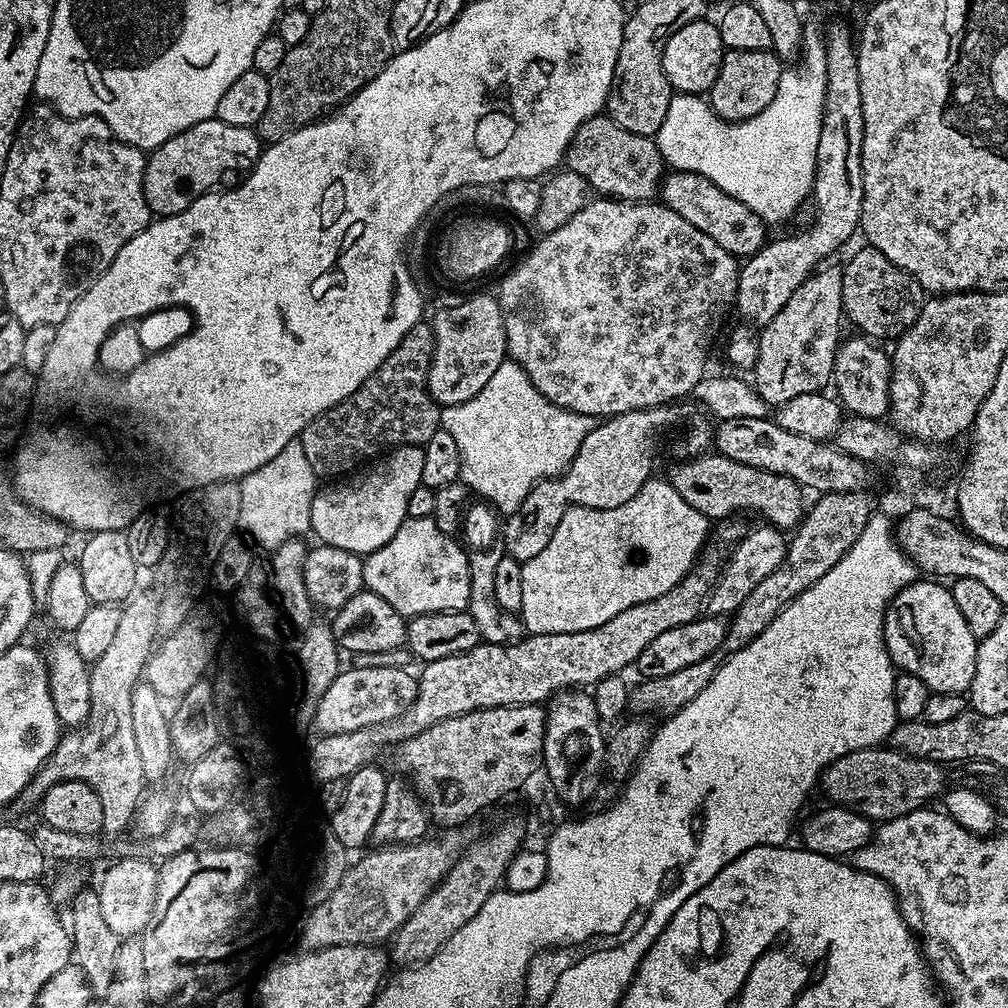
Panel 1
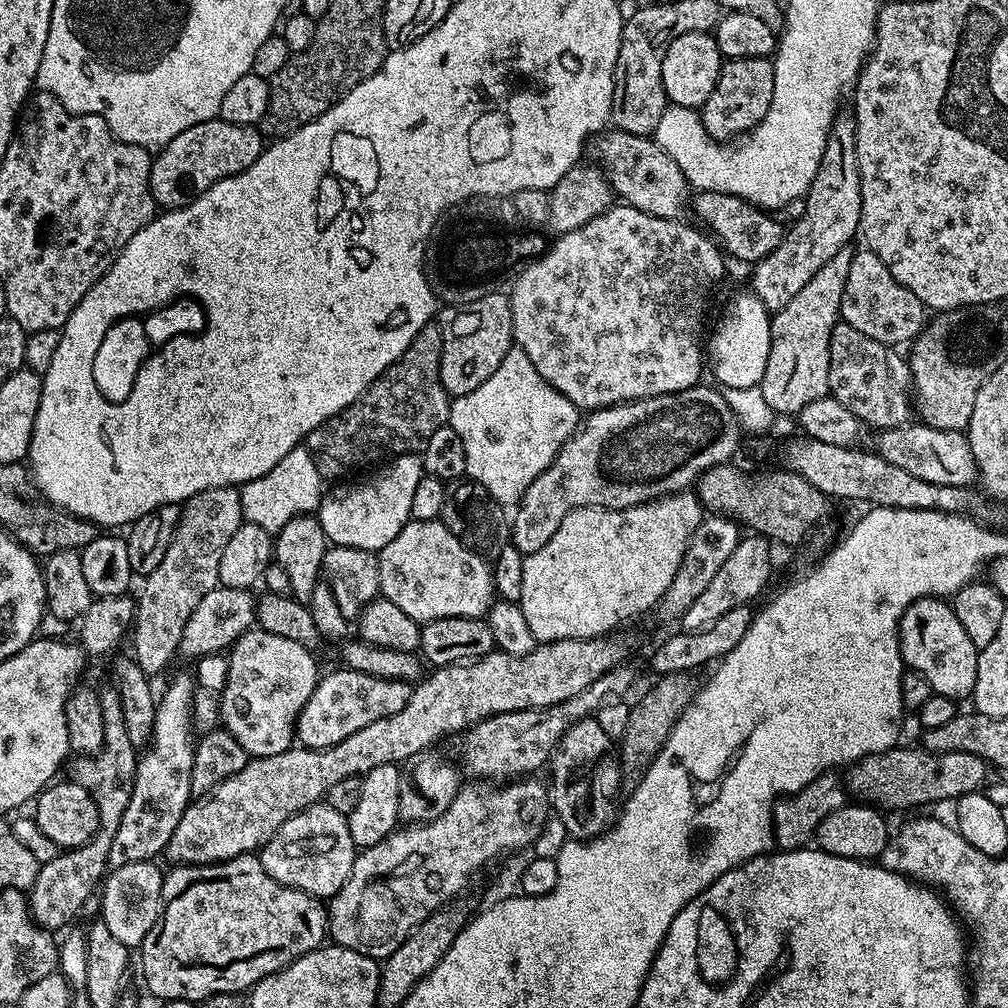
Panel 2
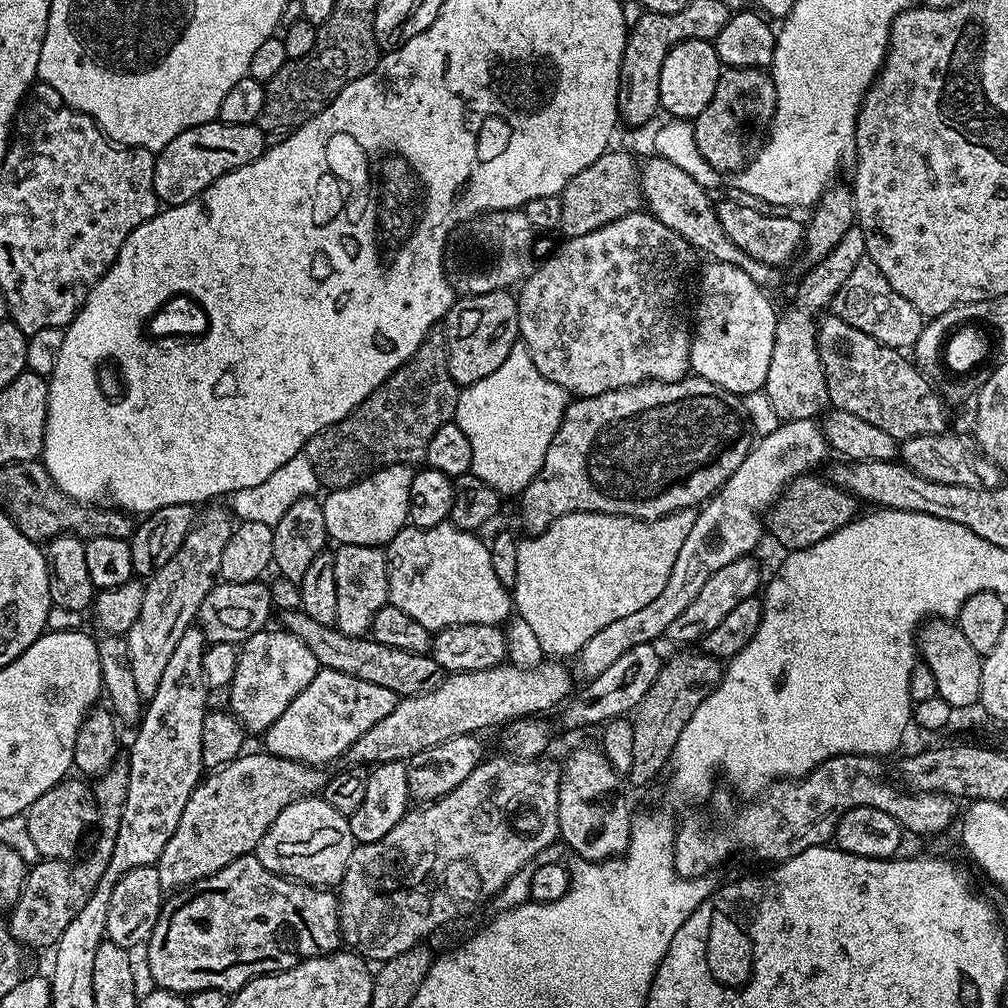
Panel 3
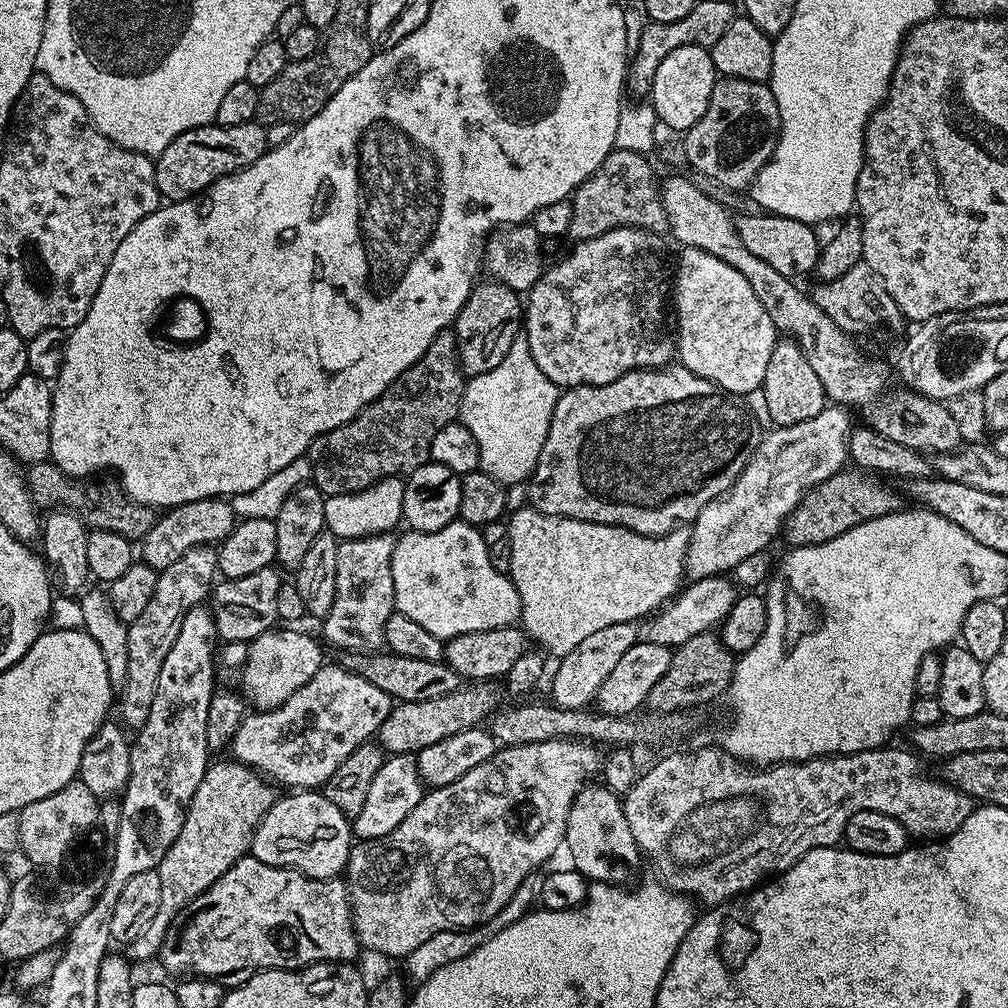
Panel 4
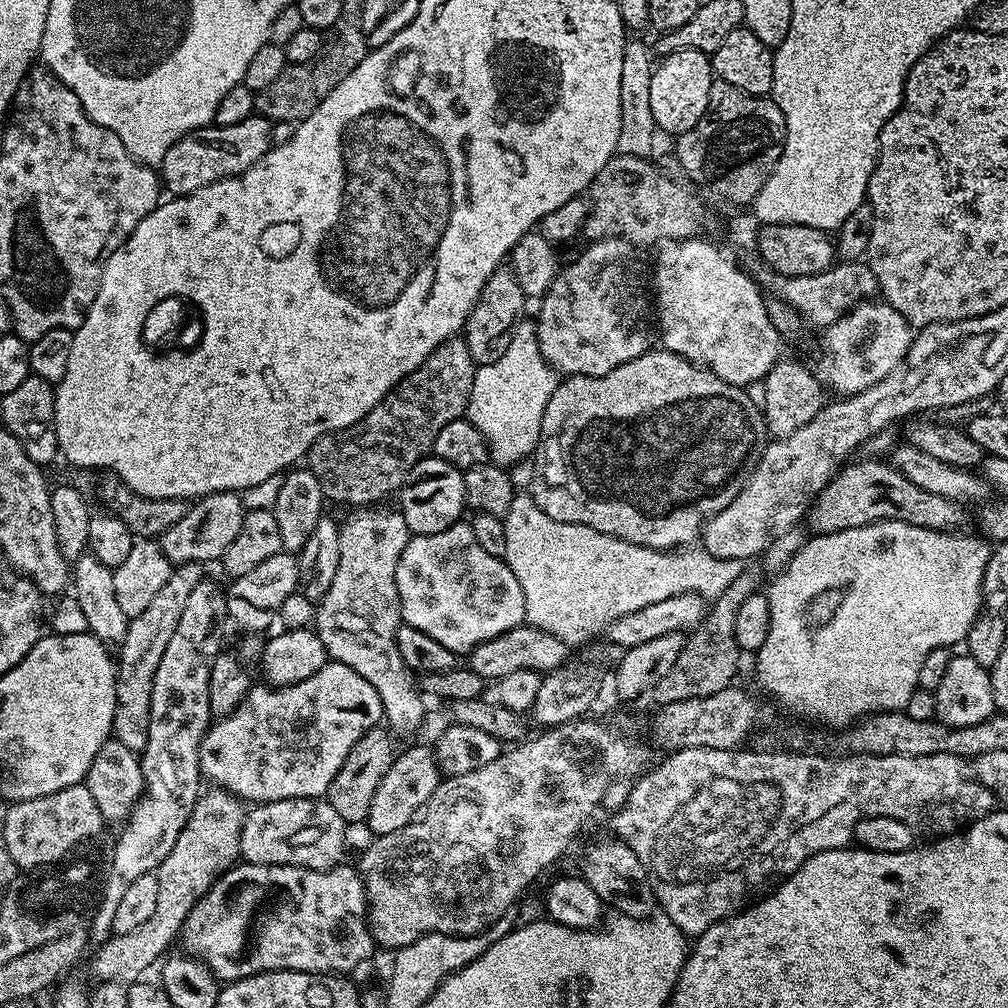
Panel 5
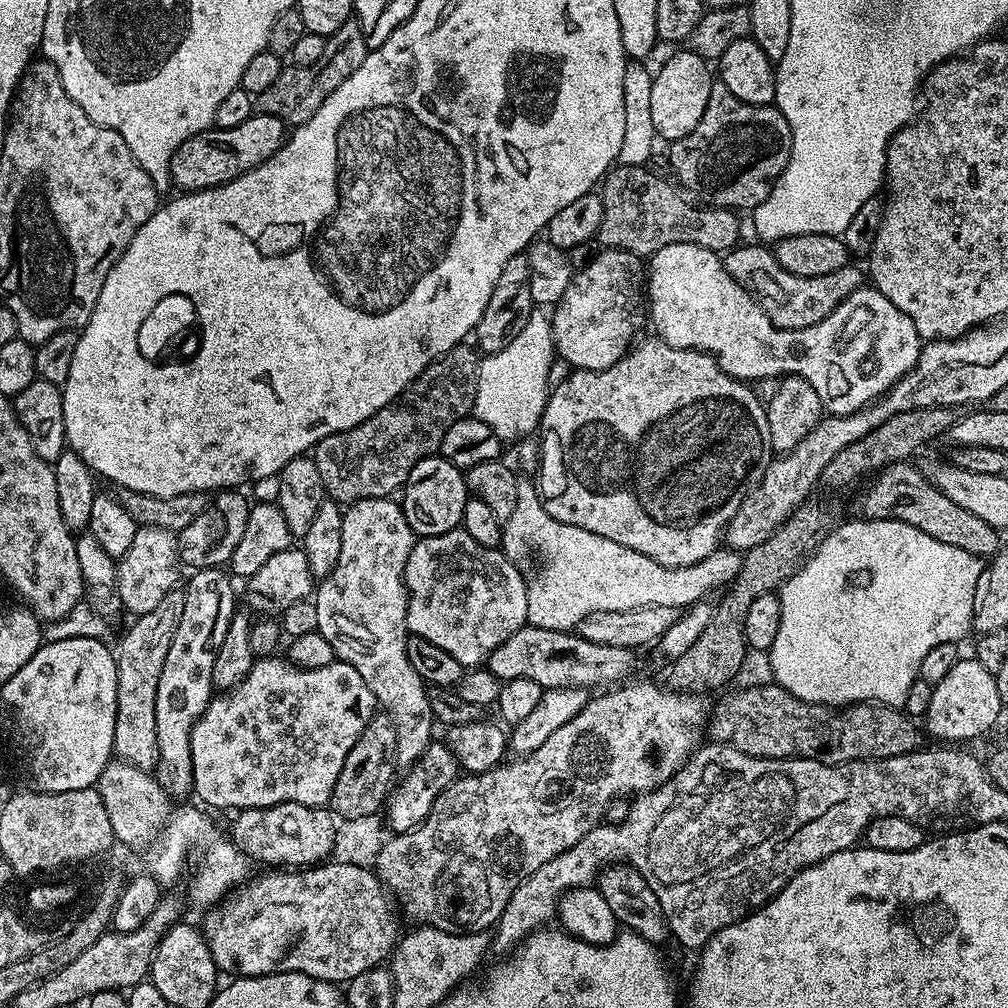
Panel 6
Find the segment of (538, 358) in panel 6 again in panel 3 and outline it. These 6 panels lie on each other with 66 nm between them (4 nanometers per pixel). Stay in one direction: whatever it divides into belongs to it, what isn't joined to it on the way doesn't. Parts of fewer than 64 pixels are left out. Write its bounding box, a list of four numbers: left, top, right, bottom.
[454,342,570,497]

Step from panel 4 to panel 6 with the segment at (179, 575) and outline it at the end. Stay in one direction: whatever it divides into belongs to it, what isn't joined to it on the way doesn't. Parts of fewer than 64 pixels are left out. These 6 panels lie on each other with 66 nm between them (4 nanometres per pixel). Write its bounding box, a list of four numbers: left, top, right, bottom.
[114,590,184,770]

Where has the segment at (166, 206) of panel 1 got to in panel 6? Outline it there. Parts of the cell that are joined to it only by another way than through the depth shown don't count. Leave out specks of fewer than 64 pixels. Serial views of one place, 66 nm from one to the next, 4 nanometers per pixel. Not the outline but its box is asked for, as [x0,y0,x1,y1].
[170,114,286,193]

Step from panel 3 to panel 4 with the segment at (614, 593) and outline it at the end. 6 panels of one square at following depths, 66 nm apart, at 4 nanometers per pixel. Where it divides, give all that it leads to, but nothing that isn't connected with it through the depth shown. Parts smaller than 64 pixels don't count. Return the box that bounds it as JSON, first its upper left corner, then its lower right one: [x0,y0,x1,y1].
[506,506,691,657]

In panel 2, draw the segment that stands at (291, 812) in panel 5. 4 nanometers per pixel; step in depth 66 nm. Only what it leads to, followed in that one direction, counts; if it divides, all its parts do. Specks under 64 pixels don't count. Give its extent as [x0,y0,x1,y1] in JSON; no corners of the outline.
[258,802,356,898]

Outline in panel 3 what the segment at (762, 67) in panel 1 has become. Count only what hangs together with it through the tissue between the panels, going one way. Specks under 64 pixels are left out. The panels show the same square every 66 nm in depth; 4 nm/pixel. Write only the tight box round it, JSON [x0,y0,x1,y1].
[694,68,776,173]

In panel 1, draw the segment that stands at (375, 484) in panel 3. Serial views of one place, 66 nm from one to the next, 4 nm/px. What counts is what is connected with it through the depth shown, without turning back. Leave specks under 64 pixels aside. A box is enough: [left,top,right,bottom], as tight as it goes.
[311,444,423,554]

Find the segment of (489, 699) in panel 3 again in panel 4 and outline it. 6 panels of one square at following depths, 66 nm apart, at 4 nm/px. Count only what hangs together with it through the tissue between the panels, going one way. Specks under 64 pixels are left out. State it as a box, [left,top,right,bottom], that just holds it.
[378,682,497,754]

